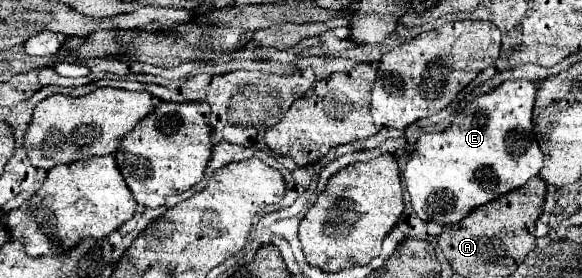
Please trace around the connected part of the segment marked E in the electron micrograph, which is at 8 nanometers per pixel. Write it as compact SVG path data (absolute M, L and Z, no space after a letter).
M529 80L503 82L489 94L477 96L443 132L425 132L411 152L403 178L411 196L411 206L423 222L439 222L443 226L461 222L475 208L521 188L529 178L537 176L543 166L543 154L533 136L531 110L535 100L535 84Z

